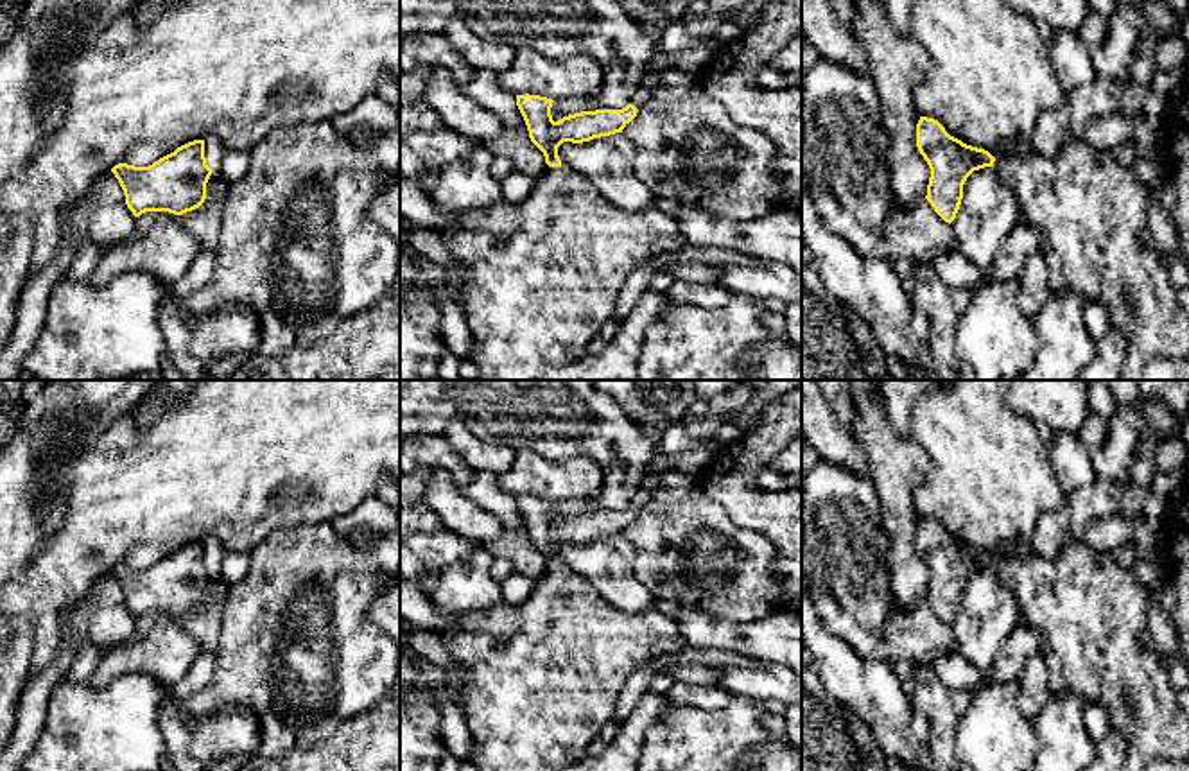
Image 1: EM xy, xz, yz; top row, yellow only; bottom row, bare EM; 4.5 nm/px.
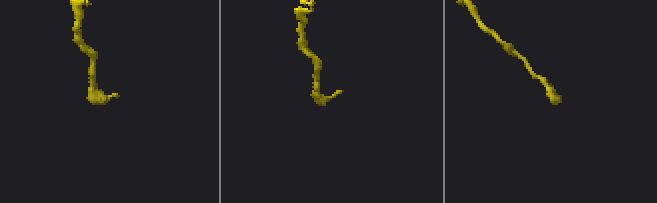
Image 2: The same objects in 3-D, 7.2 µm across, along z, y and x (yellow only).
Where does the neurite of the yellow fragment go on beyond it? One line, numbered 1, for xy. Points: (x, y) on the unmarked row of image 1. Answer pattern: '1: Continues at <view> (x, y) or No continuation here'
1: No continuation here

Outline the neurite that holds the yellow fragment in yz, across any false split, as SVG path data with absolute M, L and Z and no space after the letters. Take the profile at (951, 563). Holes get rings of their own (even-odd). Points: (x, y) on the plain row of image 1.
M927 518L916 525L916 549L931 570L925 601L949 626L959 611L967 579L985 568L995 570L1019 606L1020 624L1042 637L1051 696L1078 694L1085 703L1099 703L1110 724L1124 733L1128 757L1121 771L1146 771L1153 758L1189 760L1189 714L1178 705L1178 690L1160 662L1160 649L1144 649L1139 642L1148 629L1150 593L1132 568L1083 540L1069 543L1053 559L994 559L950 538Z

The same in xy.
M194 541L149 568L118 565L111 570L118 581L126 606L135 619L145 613L183 617L206 601L212 570L204 559L204 541Z

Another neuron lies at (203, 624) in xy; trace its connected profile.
M213 572L206 585L206 601L199 610L183 617L145 613L136 619L136 628L126 642L143 638L160 622L170 622L194 637L201 653L217 651L228 590L230 583L219 572Z

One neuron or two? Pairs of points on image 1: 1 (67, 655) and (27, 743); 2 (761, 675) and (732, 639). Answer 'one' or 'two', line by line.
1: one
2: two

